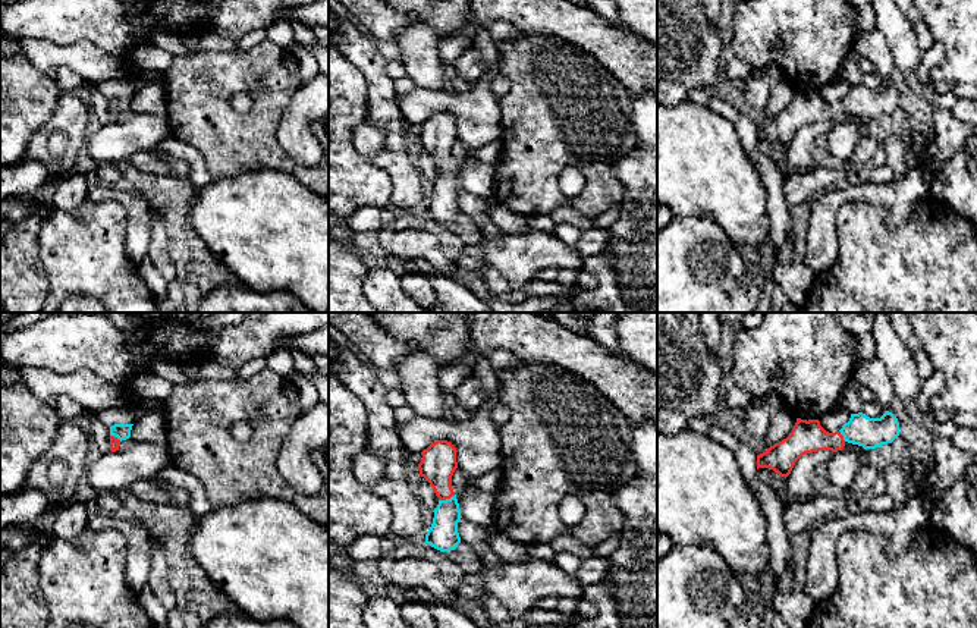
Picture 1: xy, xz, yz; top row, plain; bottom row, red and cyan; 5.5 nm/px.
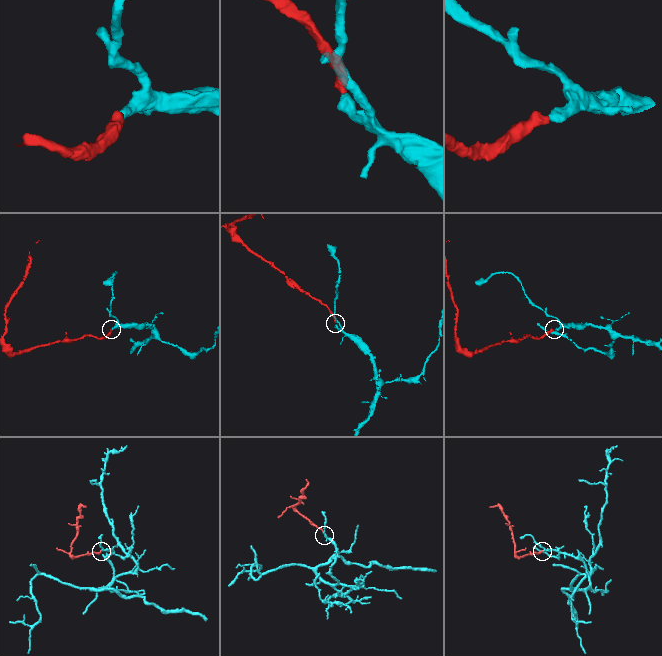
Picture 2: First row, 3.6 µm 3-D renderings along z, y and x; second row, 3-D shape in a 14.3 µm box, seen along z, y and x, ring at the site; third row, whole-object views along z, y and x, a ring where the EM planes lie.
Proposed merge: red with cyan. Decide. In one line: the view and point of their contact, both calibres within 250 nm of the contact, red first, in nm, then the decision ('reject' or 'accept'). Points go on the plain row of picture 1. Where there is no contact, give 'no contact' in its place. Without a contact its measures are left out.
contact xz (446, 169); calibres 190 and 160 nm; accept

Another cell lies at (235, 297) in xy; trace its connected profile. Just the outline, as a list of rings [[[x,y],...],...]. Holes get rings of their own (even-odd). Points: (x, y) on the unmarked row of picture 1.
[[[241,282],[214,288],[205,293],[198,313],[314,313],[288,291],[267,293],[249,289]]]

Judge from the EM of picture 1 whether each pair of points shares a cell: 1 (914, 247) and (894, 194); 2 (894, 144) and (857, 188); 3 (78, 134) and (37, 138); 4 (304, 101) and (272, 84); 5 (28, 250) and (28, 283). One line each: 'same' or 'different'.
1: different
2: different
3: same
4: different
5: same

